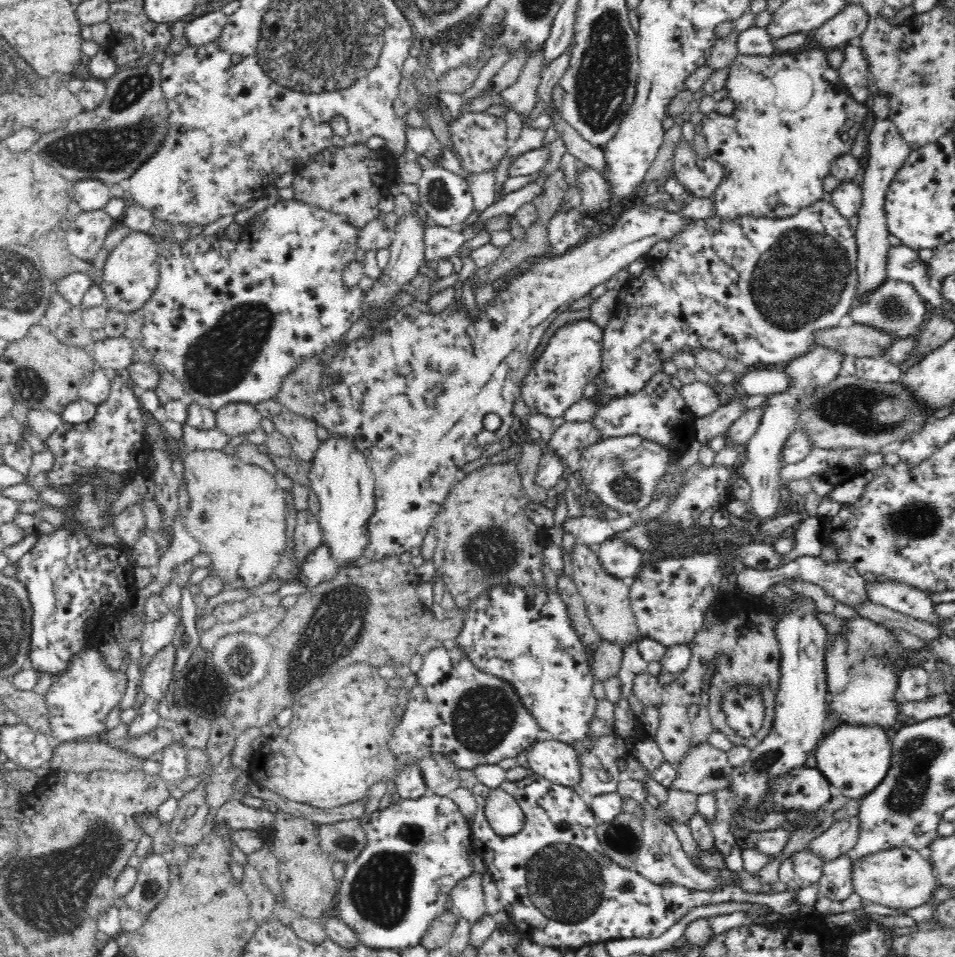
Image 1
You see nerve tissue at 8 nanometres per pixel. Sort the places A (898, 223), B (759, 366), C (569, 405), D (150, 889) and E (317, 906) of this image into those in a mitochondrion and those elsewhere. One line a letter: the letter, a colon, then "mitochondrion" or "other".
A: other
B: other
C: other
D: mitochondrion
E: other

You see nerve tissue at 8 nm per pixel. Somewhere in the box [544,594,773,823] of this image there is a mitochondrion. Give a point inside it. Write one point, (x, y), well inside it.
(716, 772)

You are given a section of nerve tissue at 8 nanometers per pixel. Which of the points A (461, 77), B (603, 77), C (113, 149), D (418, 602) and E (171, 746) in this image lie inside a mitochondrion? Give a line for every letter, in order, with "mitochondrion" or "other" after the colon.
A: other
B: mitochondrion
C: mitochondrion
D: other
E: other

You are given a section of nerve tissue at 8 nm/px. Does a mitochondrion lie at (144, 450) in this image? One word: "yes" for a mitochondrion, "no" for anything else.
no

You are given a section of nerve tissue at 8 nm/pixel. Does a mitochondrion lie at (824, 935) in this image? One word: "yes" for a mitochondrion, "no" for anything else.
no

